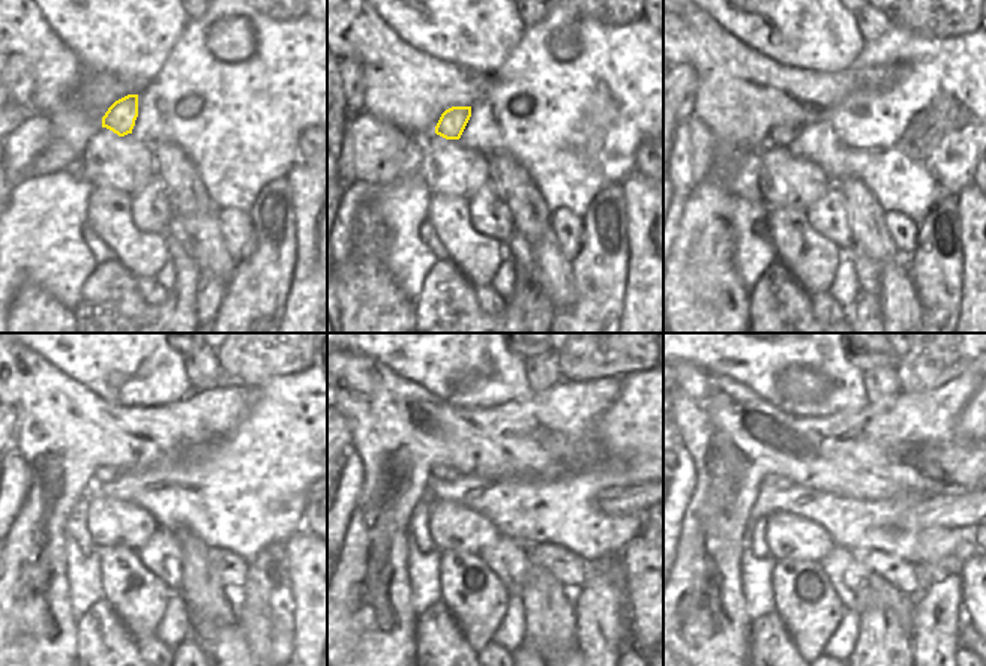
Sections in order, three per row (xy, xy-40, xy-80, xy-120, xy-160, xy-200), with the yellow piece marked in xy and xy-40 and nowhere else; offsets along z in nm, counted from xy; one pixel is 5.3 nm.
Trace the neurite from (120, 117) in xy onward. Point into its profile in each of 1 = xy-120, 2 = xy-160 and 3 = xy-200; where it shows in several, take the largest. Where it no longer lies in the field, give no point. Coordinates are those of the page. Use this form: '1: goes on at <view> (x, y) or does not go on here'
1: goes on at xy-120 (104, 474)
2: goes on at xy-160 (440, 473)
3: goes on at xy-200 (776, 482)

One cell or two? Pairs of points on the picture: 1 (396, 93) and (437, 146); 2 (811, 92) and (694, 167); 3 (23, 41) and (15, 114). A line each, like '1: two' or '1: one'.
1: two
2: two
3: two

